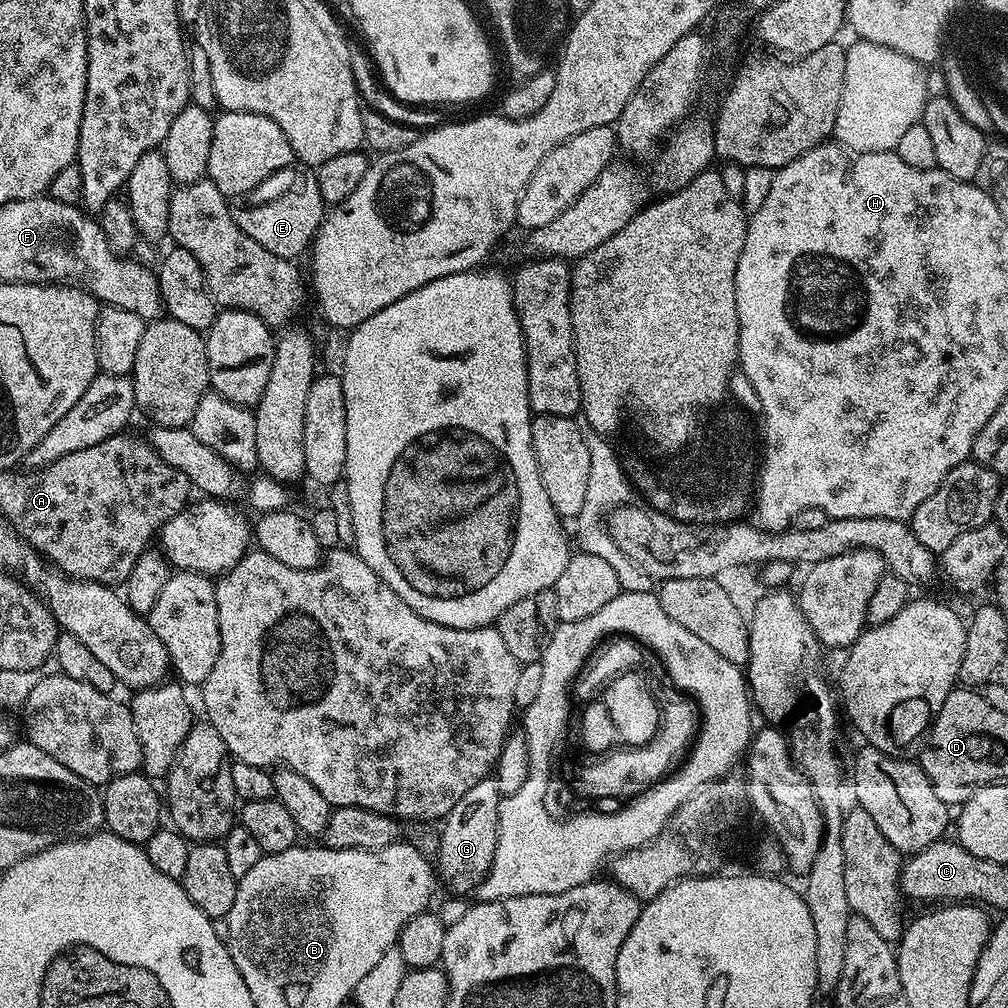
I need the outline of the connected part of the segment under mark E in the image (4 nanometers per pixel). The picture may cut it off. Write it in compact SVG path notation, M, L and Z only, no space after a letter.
M304 170L304 173L281 196L276 196L273 200L266 201L265 204L256 204L253 208L239 209L237 207L234 215L236 225L246 234L250 234L250 238L254 238L254 242L259 242L266 250L270 250L270 254L278 254L278 258L295 261L296 256L302 255L303 252L305 255L309 251L312 241L316 238L316 232L324 221L326 205L322 198L322 190L318 190L315 171Z

